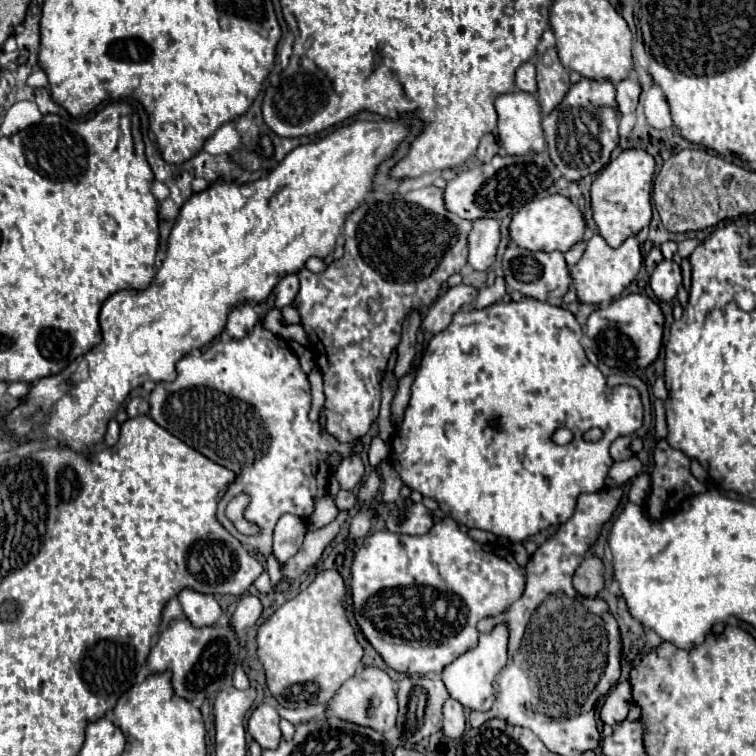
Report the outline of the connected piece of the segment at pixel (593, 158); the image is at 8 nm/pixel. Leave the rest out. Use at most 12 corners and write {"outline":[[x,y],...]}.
{"outline":[[581,78],[543,118],[563,178],[599,172],[619,142],[609,80]]}

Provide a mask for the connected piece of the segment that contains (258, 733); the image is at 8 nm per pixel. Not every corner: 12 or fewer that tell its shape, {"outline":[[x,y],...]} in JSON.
{"outline":[[261,704],[249,718],[247,732],[275,750],[281,742],[279,714]]}

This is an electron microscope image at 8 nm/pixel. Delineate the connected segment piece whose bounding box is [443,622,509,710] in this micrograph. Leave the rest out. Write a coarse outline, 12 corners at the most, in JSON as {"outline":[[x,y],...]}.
{"outline":[[497,624],[443,670],[451,698],[481,710],[507,664]]}

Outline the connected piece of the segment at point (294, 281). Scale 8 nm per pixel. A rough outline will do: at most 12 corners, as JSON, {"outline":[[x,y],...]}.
{"outline":[[297,274],[283,276],[277,284],[275,306],[293,304],[299,292]]}

